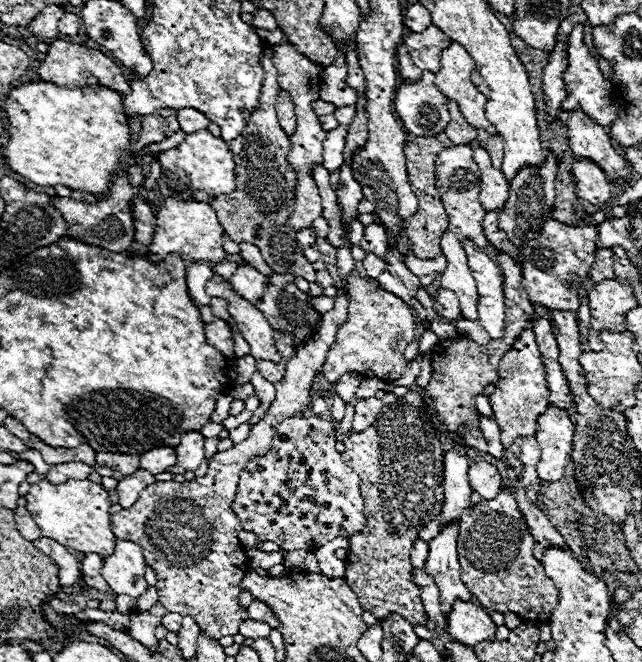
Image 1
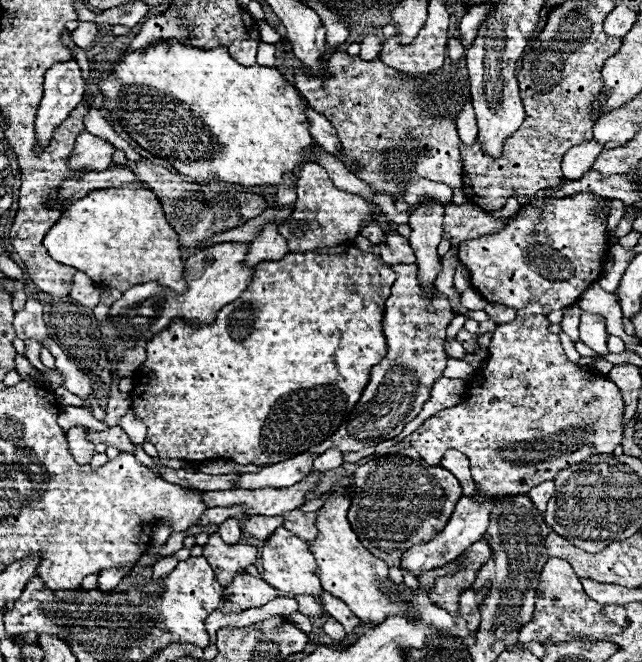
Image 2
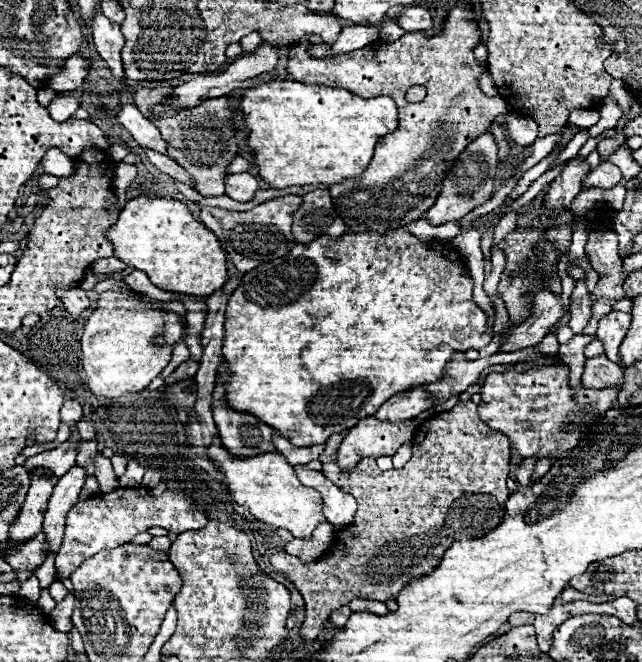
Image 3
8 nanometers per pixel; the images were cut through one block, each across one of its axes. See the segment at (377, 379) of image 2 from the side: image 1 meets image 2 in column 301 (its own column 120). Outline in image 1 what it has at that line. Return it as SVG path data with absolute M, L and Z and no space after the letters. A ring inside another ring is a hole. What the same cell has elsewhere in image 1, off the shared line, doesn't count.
M96 452L96 464L94 470L104 478L116 478L122 480L130 474L134 474L138 470L138 456L130 456L130 454L104 454L104 452Z

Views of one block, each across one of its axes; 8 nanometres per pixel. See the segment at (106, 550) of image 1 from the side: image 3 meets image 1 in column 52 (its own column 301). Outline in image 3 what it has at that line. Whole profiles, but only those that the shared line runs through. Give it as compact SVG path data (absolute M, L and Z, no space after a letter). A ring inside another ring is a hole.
M214 440L214 444L208 448L208 454L214 458L216 466L224 472L226 486L230 488L230 494L240 506L248 506L254 518L276 526L286 528L292 532L294 538L310 540L312 532L318 524L328 522L324 516L324 502L320 498L320 492L314 488L306 488L298 482L294 468L286 462L282 454L260 454L254 458L232 458L224 446L220 446L220 440Z

